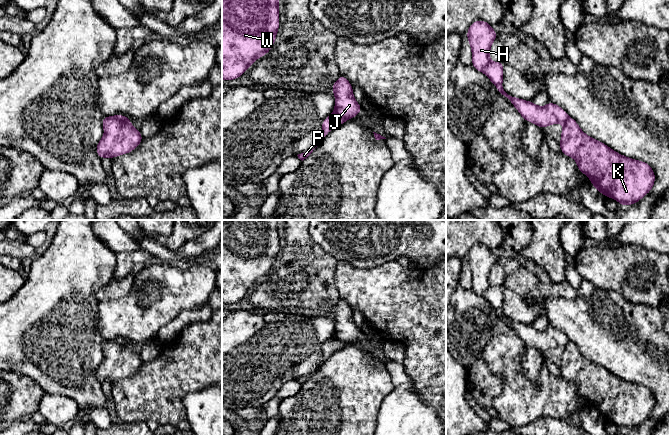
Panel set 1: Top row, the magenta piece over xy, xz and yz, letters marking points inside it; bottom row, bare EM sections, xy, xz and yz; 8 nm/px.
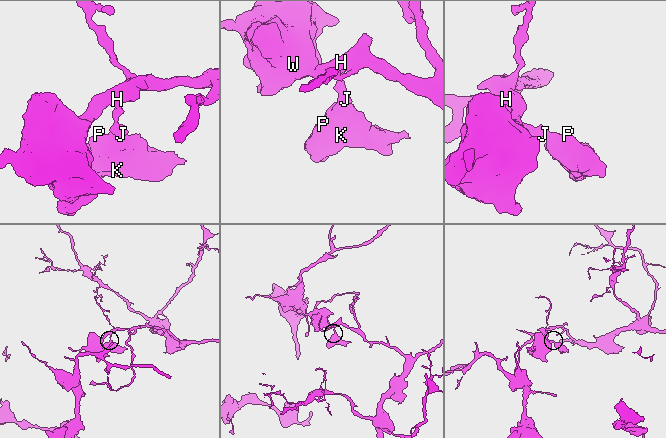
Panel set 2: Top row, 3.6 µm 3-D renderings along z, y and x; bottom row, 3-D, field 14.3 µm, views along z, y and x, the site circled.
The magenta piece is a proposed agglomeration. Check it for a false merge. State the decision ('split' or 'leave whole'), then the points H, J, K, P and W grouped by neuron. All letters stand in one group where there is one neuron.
split; groups H J W / K P

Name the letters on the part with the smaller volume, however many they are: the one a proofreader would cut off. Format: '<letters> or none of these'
K, P

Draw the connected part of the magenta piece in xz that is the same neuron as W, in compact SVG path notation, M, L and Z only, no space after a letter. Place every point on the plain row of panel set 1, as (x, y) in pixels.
M222 220L222 303L239 302L256 283L266 279L274 269L279 248L279 220Z

